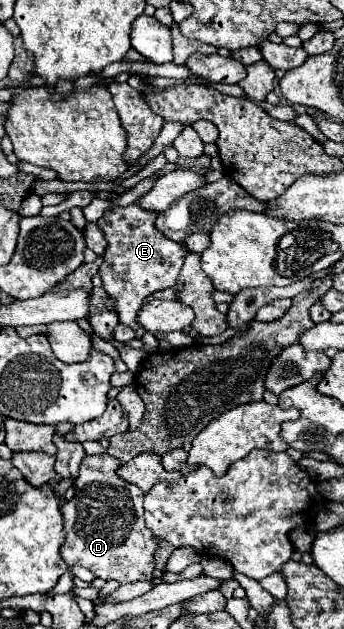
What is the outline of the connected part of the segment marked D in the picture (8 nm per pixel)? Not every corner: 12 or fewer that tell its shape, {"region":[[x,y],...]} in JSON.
{"region":[[86,455],[60,555],[104,581],[152,581],[158,539],[120,461]]}

